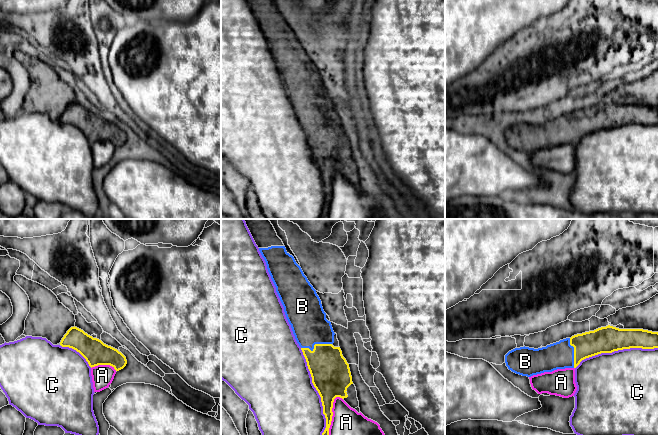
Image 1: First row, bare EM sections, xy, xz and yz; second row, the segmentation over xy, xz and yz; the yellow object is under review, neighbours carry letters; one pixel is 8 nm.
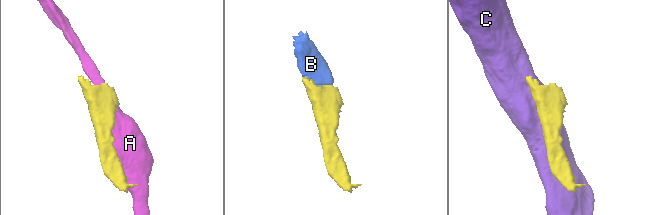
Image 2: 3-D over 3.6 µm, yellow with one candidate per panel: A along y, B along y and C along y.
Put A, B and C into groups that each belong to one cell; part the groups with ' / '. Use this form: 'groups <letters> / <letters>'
groups A / B / C

